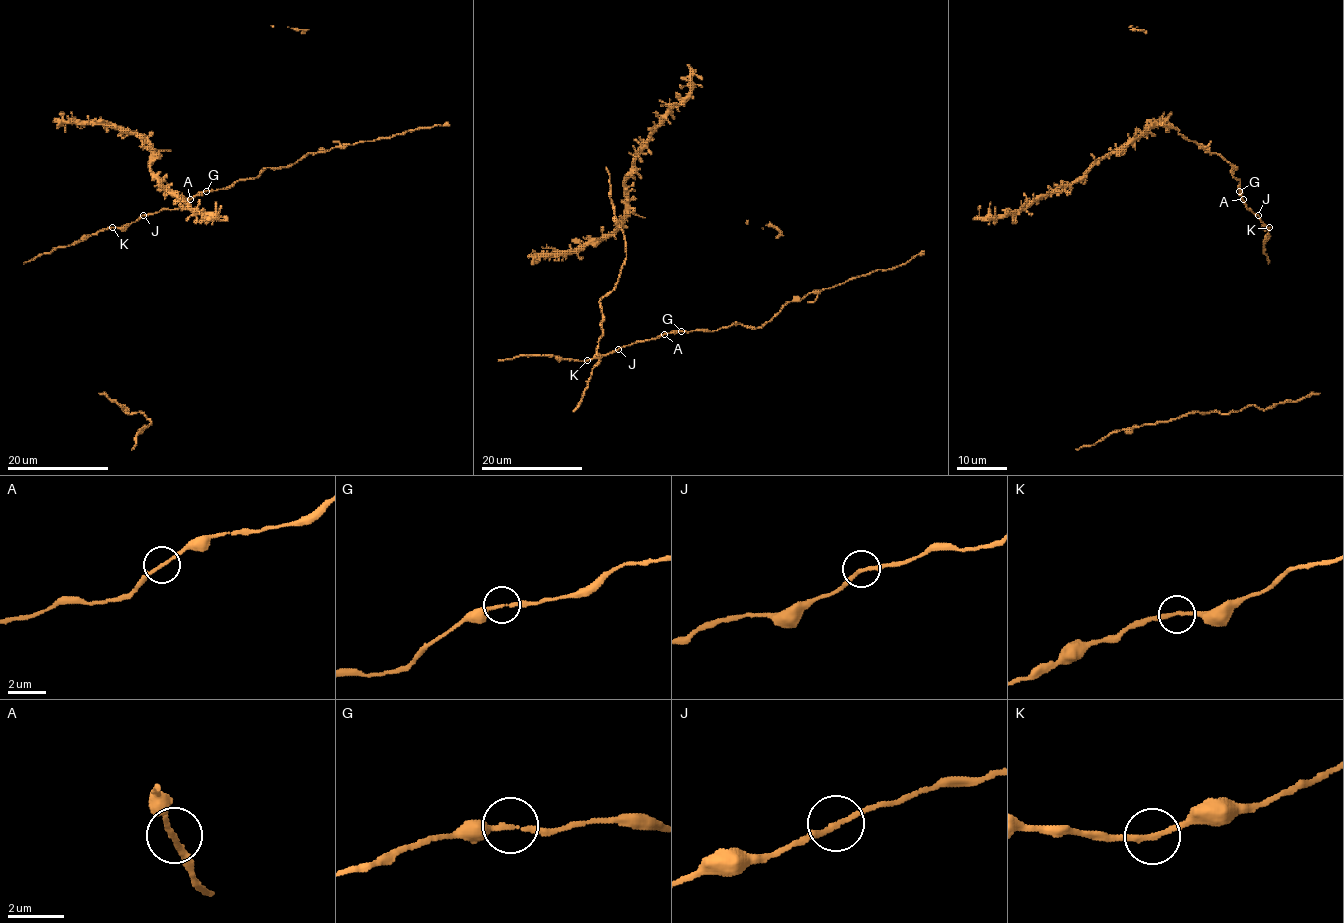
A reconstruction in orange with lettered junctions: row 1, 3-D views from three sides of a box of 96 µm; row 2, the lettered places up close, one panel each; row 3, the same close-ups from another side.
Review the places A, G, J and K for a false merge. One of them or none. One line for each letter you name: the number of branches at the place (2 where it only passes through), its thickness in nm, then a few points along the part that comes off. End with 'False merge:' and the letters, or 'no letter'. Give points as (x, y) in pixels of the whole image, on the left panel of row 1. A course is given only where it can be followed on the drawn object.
False merge: no letter

